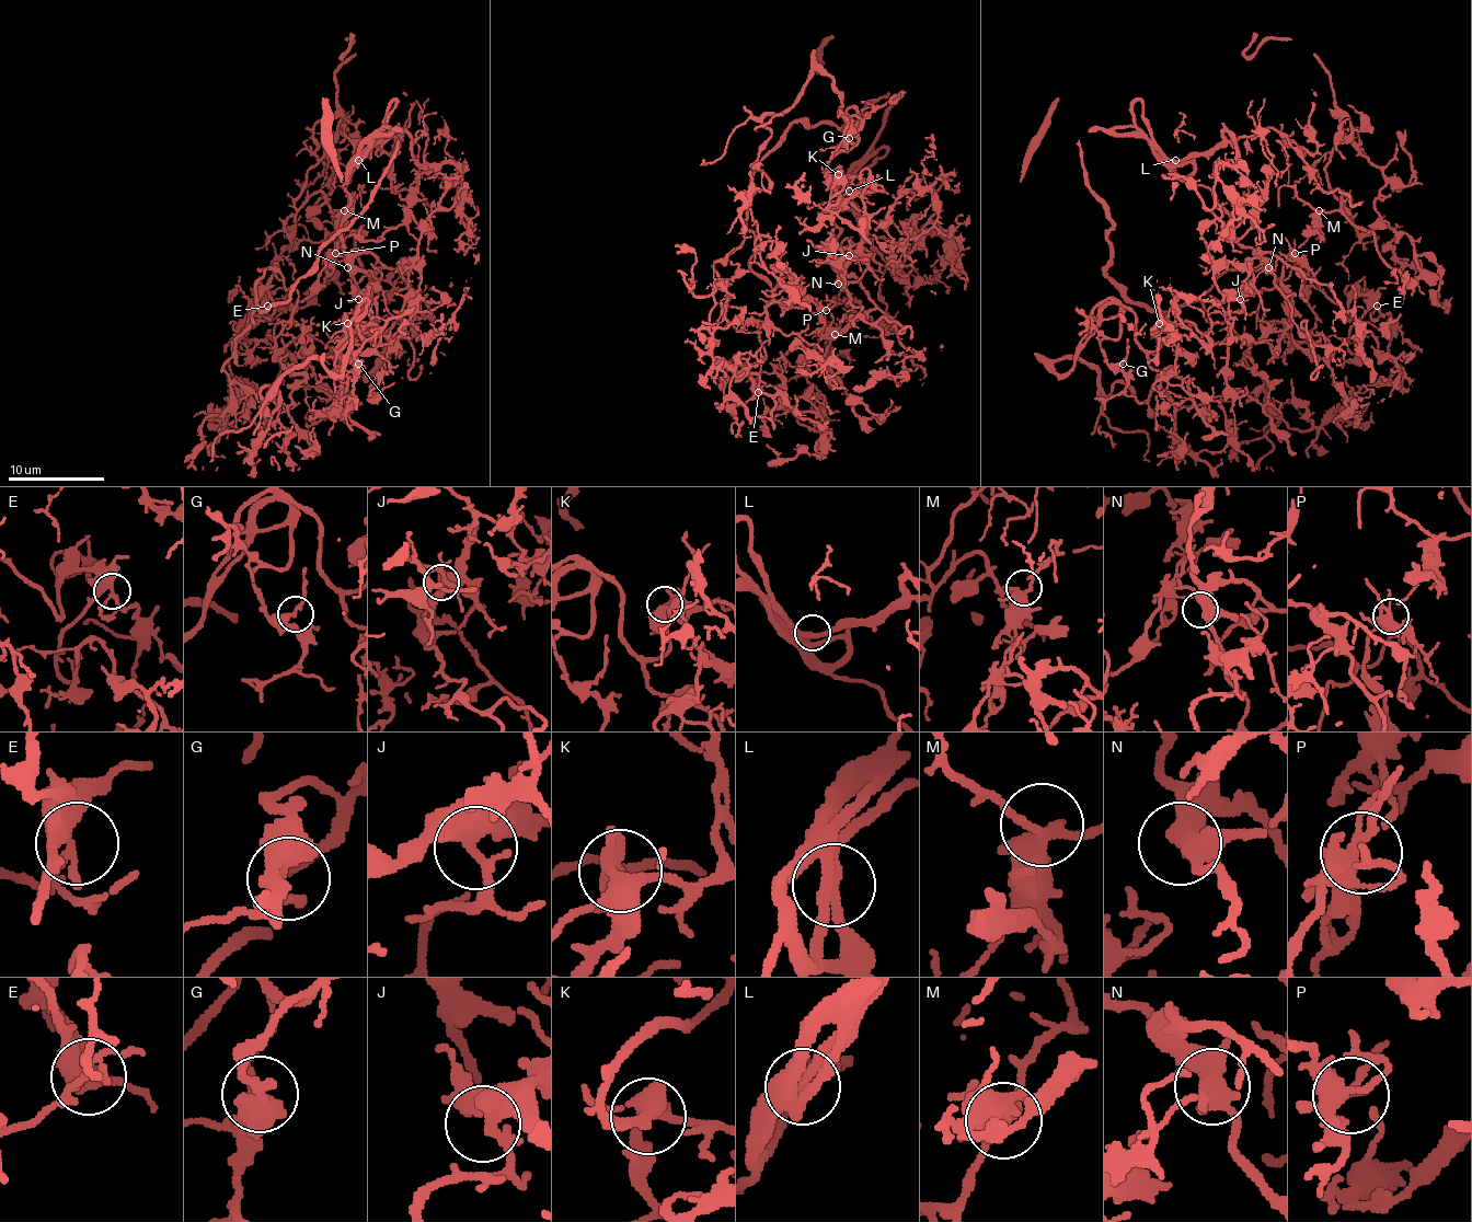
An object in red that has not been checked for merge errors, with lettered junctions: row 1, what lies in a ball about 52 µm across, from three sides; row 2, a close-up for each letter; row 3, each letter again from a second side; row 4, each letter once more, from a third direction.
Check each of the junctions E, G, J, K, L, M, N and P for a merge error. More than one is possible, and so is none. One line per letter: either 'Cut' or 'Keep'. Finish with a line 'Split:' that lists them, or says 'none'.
E: Keep
G: Keep
J: Keep
K: Keep
L: Keep
M: Keep
N: Keep
P: Keep
Split: none

